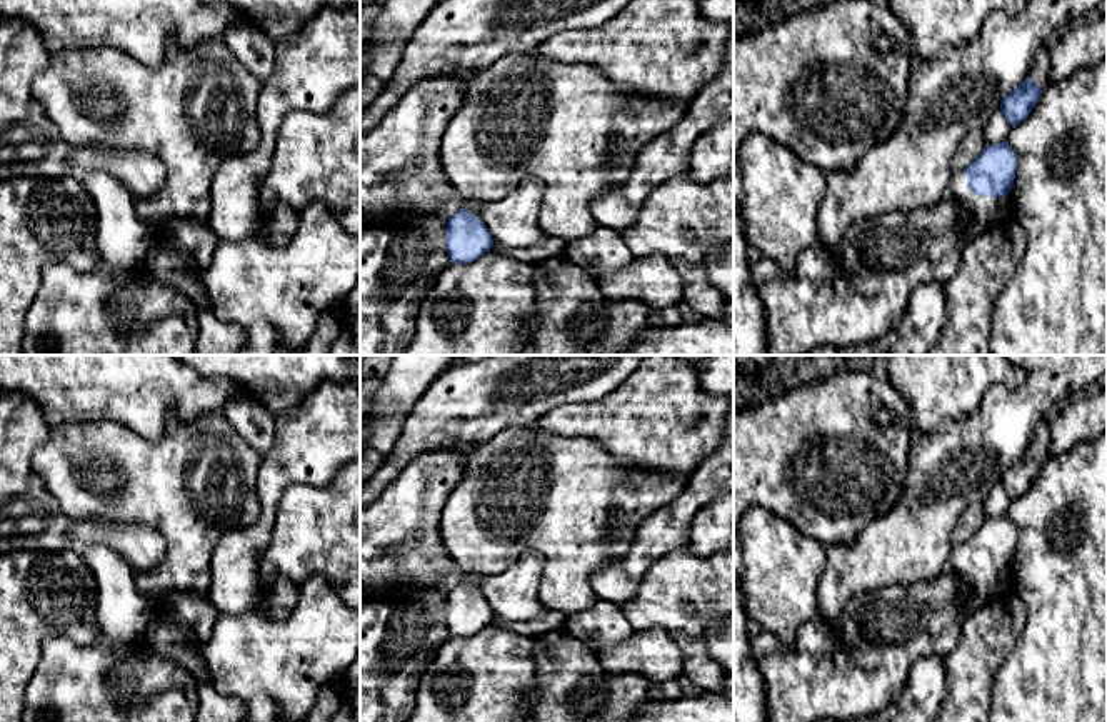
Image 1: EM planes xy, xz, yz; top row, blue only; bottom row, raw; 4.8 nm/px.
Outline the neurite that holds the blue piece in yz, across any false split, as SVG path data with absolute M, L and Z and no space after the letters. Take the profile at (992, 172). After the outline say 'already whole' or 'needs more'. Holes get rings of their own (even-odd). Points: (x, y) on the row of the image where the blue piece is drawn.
M1009 142L985 145L964 170L952 172L947 195L955 198L969 220L969 235L980 237L1014 183L1017 155Z; needs more

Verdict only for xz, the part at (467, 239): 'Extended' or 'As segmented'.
Extended

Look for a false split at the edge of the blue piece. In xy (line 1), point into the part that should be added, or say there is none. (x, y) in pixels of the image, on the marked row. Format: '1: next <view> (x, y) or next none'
1: next none

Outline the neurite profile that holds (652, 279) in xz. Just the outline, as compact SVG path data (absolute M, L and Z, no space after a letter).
M660 253L634 258L624 270L597 280L602 293L614 302L640 302L652 312L675 308L682 297L682 278Z

